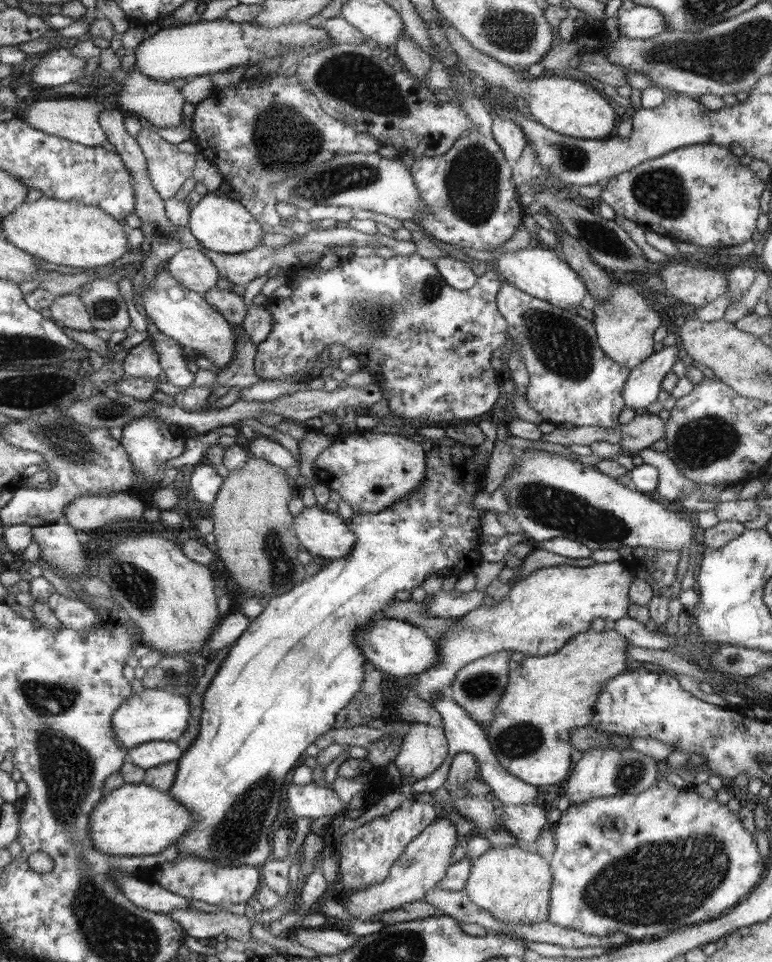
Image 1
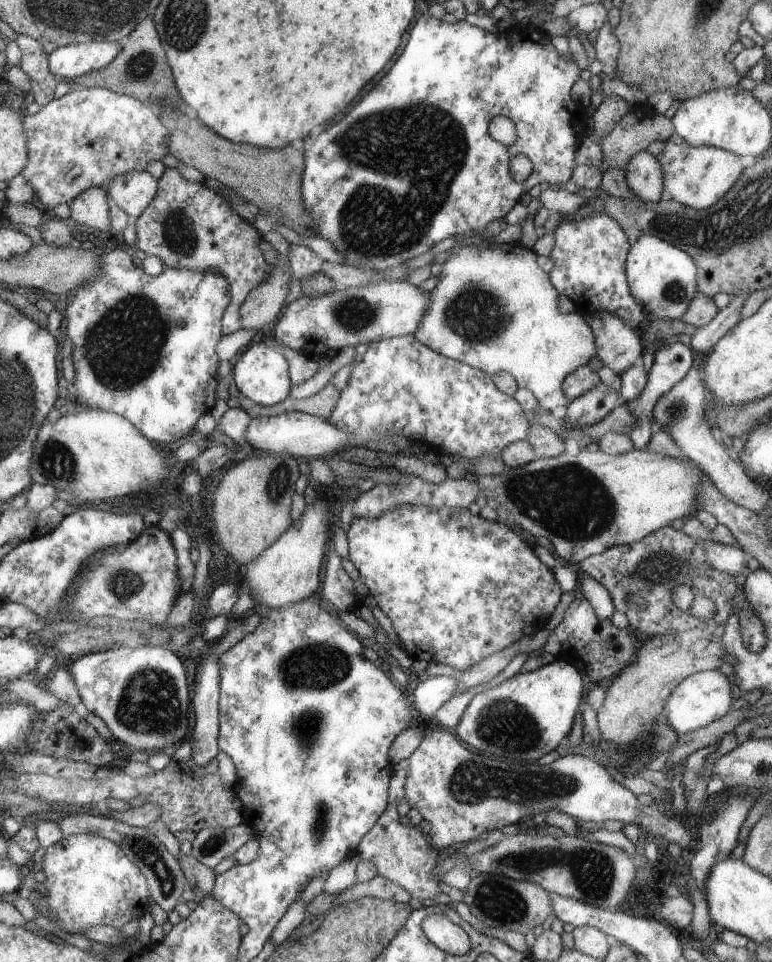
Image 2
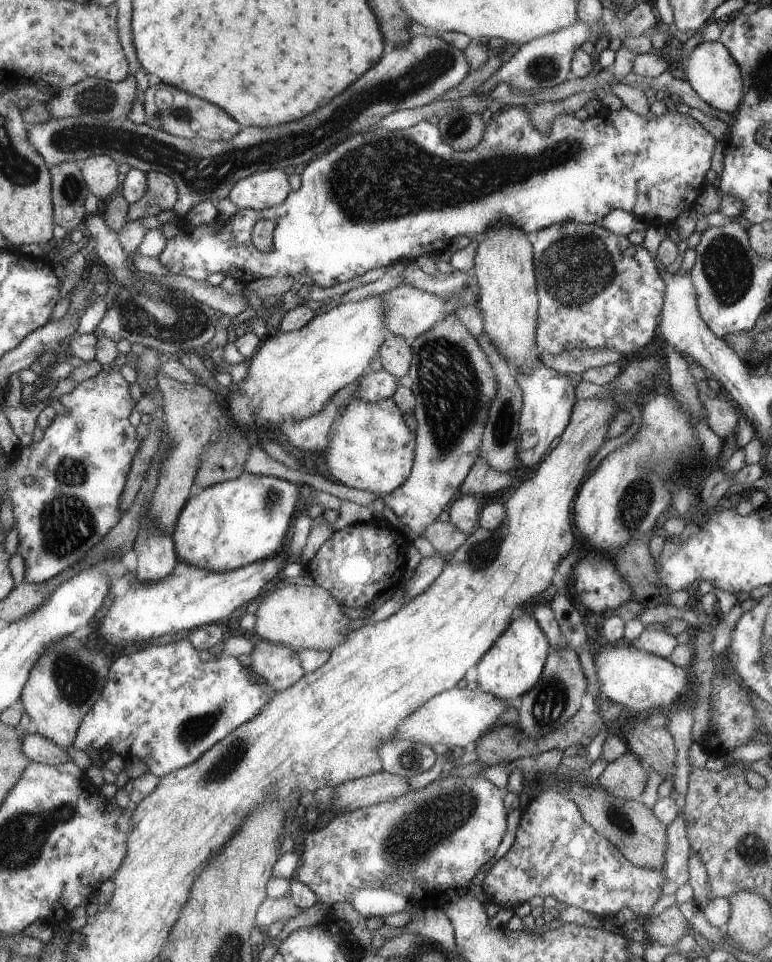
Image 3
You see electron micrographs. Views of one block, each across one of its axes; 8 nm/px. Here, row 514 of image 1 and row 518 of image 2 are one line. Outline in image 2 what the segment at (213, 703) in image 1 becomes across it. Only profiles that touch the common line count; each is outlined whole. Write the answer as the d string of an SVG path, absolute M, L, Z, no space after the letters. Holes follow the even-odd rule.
M402 503L399 507L392 507L391 511L384 511L382 515L377 517L353 518L346 536L349 559L358 569L361 576L360 580L367 586L370 594L374 596L378 606L392 620L403 650L413 660L426 660L430 663L442 662L443 665L456 668L460 674L467 668L474 667L482 659L487 659L488 656L503 651L520 639L544 629L544 624L548 622L552 610L560 602L562 592L560 592L558 581L554 580L552 570L546 568L538 560L534 550L528 544L524 544L524 540L516 534L516 531L504 523L486 522L486 519L482 520L482 518L478 518L478 515L470 514L469 510L460 510L460 508L456 510L456 508L450 508L449 506L437 507Z

